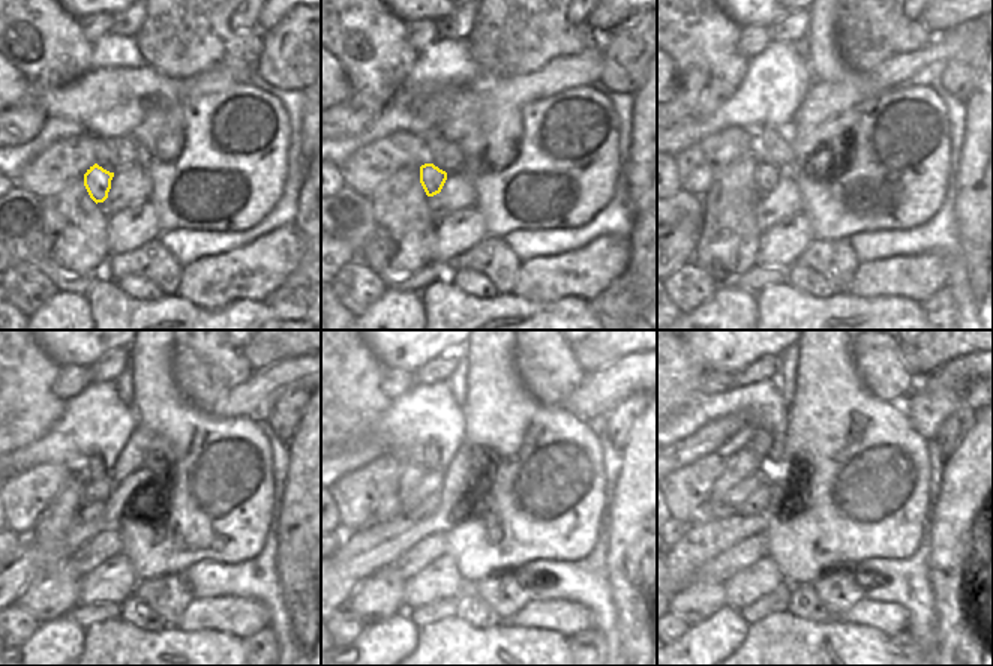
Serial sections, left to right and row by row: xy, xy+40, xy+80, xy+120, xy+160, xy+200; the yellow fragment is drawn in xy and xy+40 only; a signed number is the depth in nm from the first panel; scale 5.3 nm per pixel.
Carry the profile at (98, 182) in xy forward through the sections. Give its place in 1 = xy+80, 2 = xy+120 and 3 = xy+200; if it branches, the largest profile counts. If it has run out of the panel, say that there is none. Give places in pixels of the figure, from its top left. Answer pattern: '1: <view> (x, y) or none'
1: xy+80 (767, 177)
2: xy+120 (89, 512)
3: xy+200 (767, 494)

